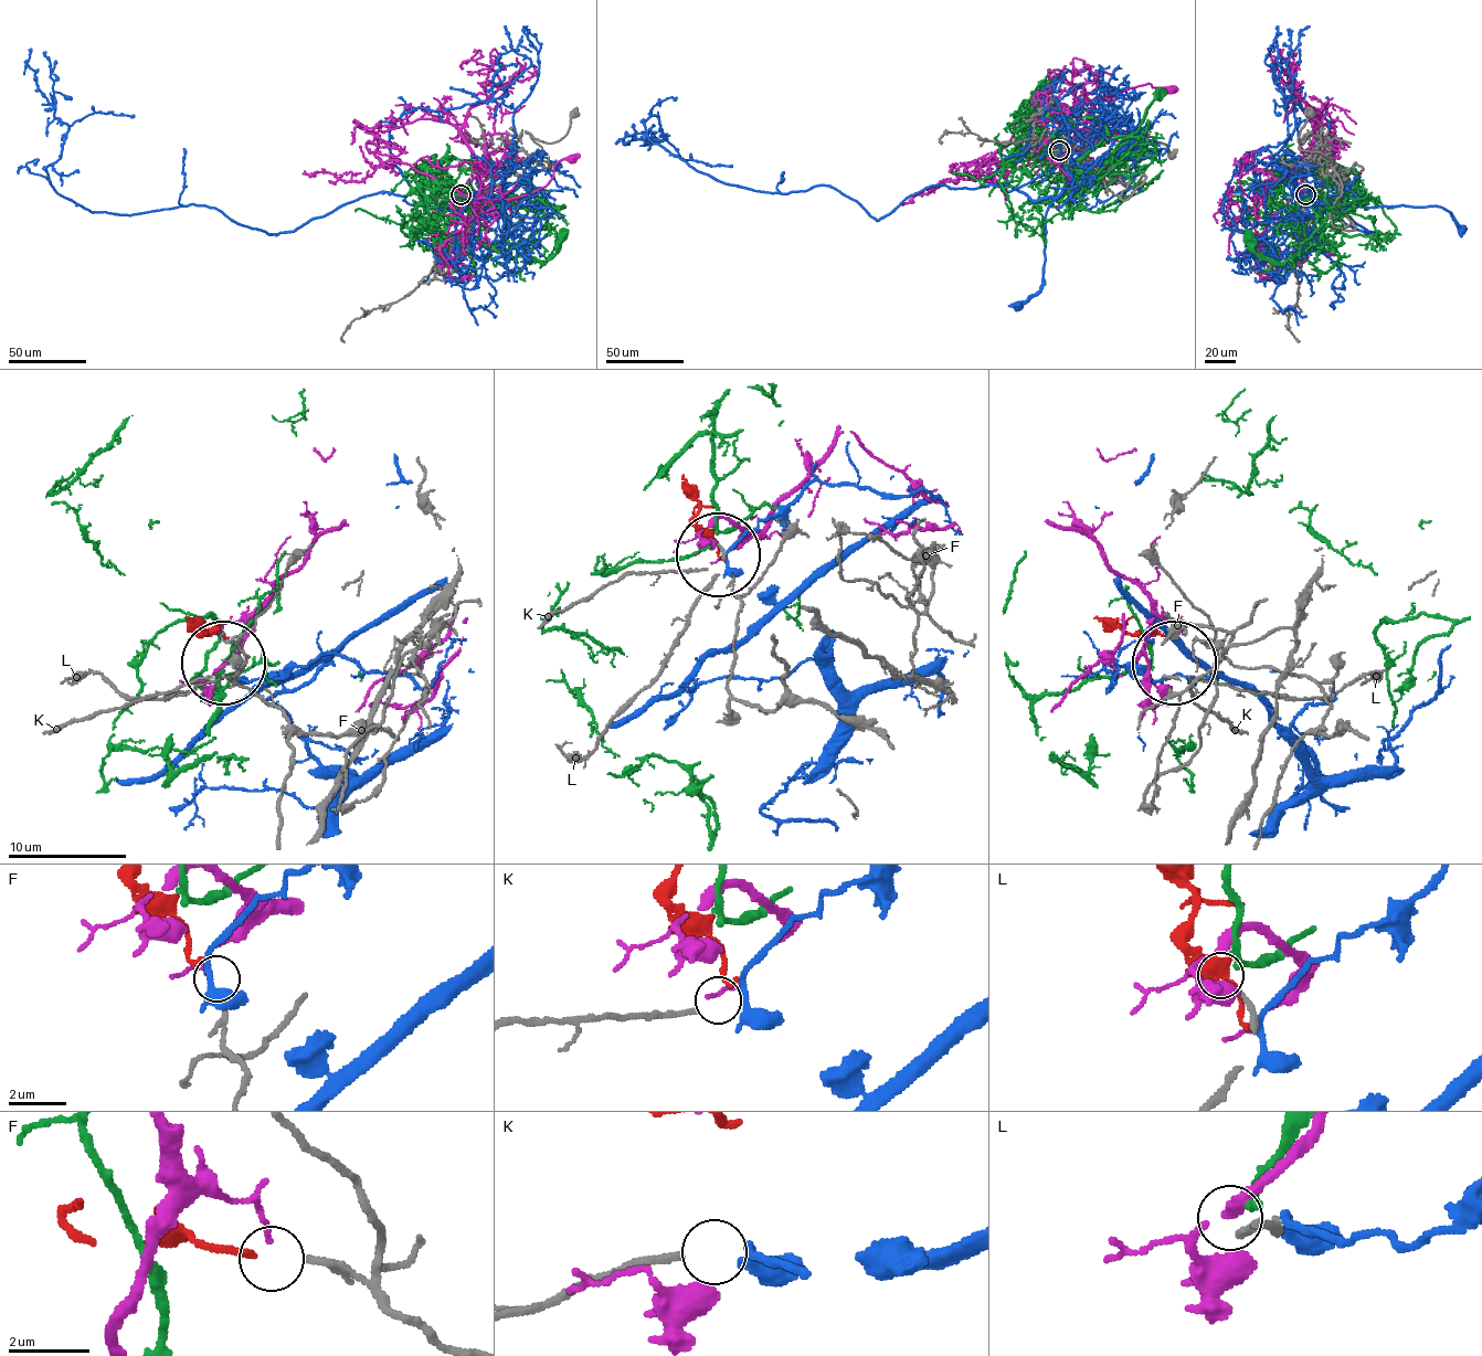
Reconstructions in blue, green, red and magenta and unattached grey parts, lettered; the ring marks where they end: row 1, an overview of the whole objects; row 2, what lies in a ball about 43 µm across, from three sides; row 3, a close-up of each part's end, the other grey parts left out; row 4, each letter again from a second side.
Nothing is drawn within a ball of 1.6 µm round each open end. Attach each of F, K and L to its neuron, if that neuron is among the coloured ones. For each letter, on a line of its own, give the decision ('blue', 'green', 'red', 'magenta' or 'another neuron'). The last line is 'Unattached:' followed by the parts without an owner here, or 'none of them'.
F: red
K: another neuron
L: magenta
Unattached: K

